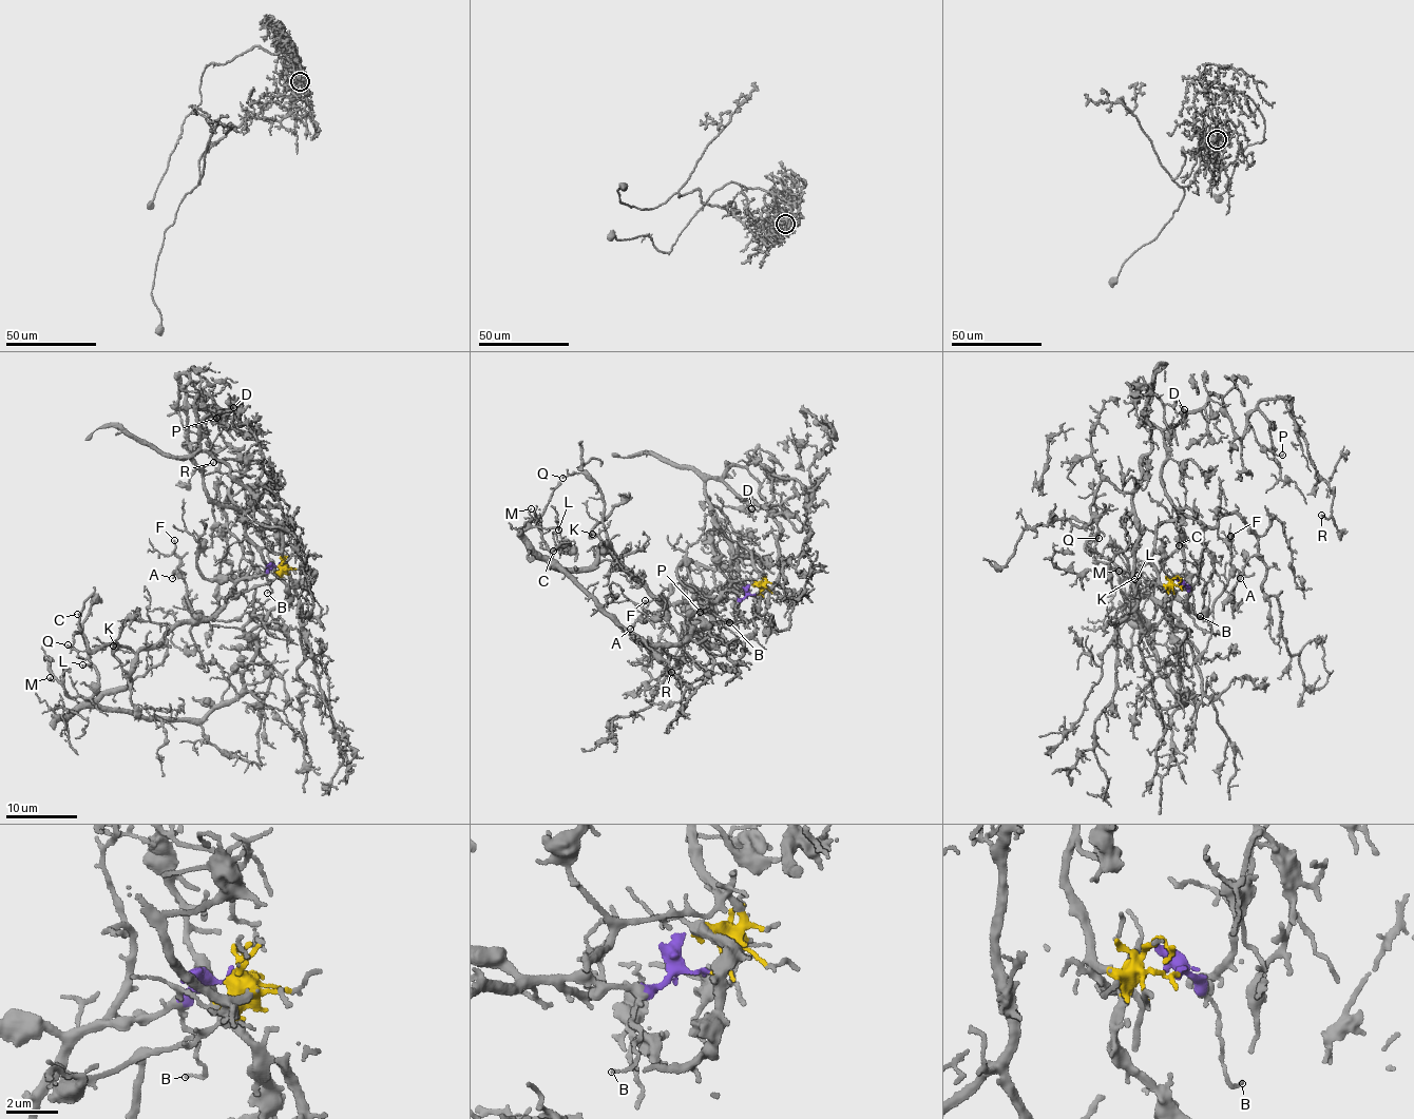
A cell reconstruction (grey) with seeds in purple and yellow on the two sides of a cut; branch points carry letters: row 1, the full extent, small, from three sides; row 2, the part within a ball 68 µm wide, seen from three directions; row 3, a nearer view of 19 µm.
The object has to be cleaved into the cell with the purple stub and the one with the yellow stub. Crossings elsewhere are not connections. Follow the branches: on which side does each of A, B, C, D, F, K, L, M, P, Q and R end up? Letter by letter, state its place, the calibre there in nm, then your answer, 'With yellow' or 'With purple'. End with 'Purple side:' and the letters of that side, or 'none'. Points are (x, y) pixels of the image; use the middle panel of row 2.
A: Place: (630, 629). Thickness 130 nm. With purple
B: Place: (729, 622). Thickness 100 nm. With purple
C: Place: (553, 551). Thickness 100 nm. With purple
D: Place: (751, 508). Thickness 160 nm. With yellow
F: Place: (645, 600). Thickness 110 nm. With purple
K: Place: (592, 534). Thickness 140 nm. With purple
L: Place: (558, 529). Thickness 100 nm. With purple
M: Place: (531, 508). Thickness 130 nm. With purple
P: Place: (700, 612). Thickness 120 nm. With yellow
Q: Place: (562, 478). Thickness 140 nm. With purple
R: Place: (671, 672). Thickness 110 nm. With yellow
Purple side: A, B, C, F, K, L, M, Q

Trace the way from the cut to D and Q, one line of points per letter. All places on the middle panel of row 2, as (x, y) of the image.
D: (757, 595), (765, 579), (752, 552), (741, 542), (732, 553), (707, 498), (721, 507), (752, 513), (752, 507)
Q: (757, 595), (663, 601), (633, 577), (611, 545), (604, 528), (602, 493), (581, 473), (562, 478)

